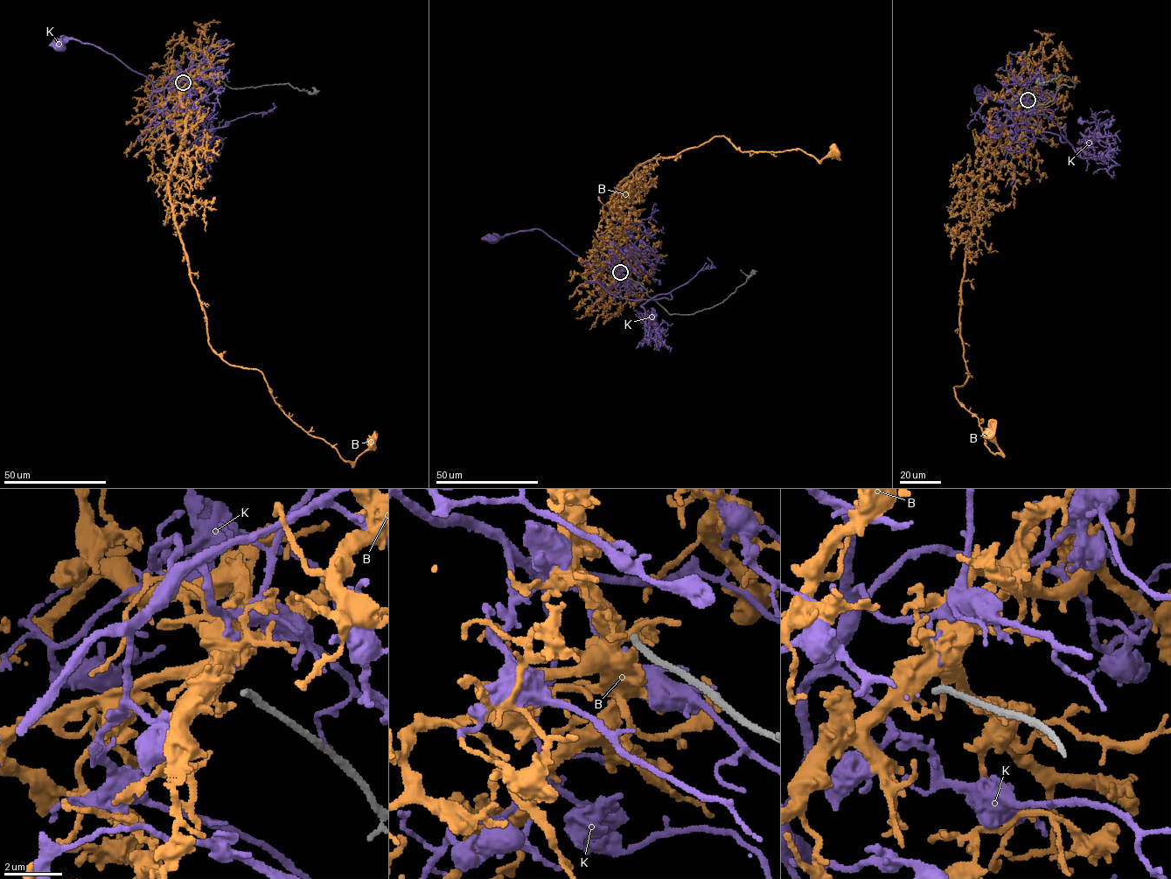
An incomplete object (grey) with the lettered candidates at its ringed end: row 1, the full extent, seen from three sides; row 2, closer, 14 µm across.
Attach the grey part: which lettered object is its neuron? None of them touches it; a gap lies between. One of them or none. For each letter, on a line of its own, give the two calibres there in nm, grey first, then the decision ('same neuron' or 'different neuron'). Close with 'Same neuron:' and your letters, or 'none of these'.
B: calibres 240 and 220 nm; different neuron
K: calibres 240 and 200 nm; different neuron
Same neuron: none of these

